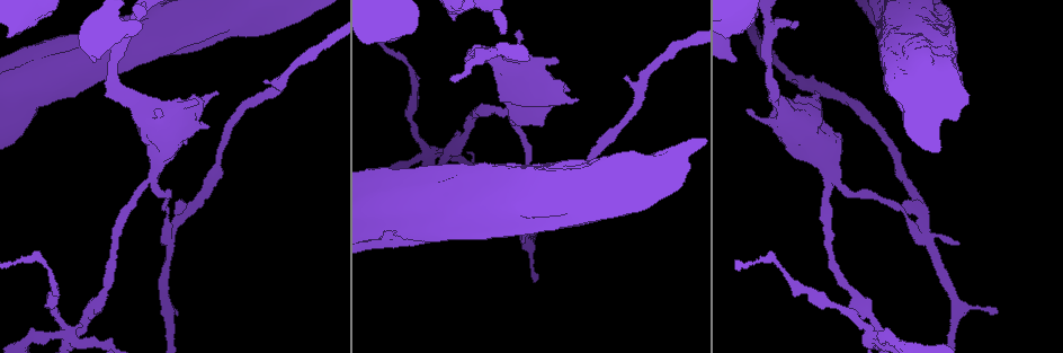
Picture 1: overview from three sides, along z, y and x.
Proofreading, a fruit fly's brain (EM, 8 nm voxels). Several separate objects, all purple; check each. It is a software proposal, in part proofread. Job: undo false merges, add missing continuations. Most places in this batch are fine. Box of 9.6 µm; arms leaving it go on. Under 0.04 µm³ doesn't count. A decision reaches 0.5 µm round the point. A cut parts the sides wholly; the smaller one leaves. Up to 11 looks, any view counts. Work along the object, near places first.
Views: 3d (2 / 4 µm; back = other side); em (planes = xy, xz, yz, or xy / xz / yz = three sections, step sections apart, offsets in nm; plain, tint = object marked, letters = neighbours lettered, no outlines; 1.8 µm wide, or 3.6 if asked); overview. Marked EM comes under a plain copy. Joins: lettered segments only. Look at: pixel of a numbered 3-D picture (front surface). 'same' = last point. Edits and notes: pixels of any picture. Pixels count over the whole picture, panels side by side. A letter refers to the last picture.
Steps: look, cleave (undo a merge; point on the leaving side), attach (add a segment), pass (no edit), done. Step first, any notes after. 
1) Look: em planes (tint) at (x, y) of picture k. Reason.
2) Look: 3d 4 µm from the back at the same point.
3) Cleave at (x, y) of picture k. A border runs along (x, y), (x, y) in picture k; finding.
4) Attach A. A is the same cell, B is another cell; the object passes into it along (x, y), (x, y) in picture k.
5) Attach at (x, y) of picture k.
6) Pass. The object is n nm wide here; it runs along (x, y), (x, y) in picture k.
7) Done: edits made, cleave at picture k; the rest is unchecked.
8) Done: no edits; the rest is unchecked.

Look: em xz step 16 (tint) at (874, 337) of picture 1.

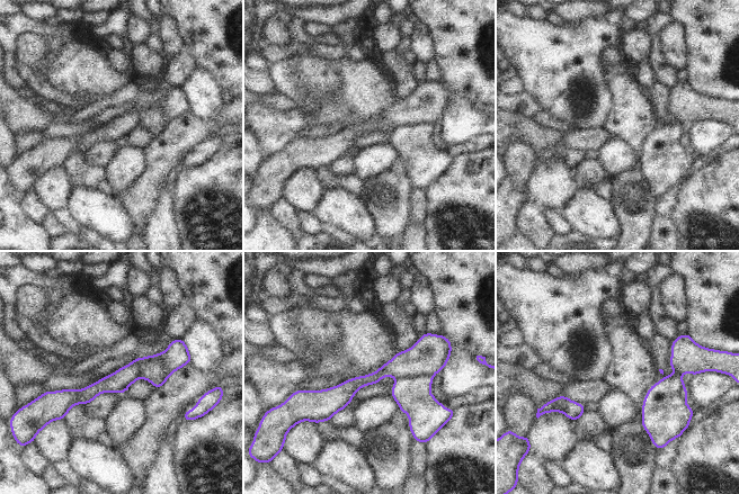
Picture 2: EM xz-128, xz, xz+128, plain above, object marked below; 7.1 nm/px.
Look: em xz step 16 (letters) at the same point.

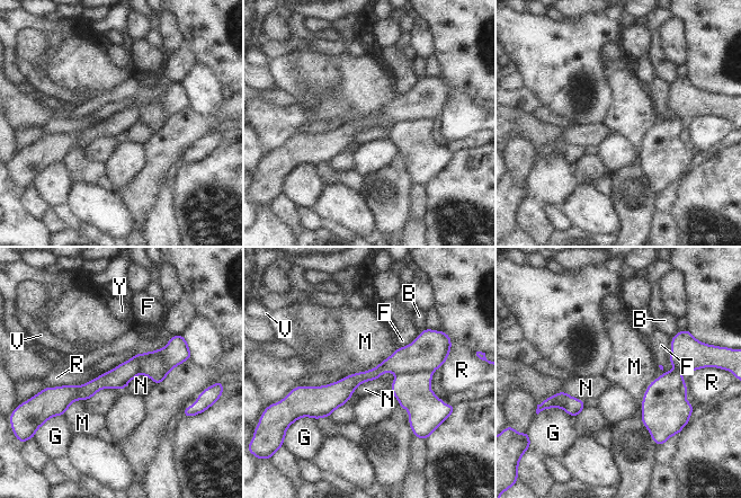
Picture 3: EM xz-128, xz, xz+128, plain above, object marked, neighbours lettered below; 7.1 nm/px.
Cleave at (429, 350) of picture 3. B, F, G, M, N, R, V and Y are other cells; a second neuron is stuck on.

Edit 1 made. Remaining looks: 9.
Look: overview.

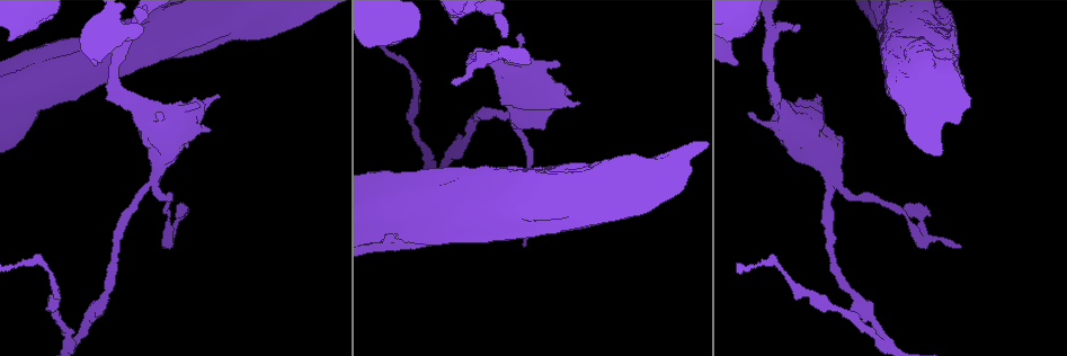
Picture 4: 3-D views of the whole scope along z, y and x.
Look: 3d 2 µm at (174, 228) of picture 4. Sharp bend.

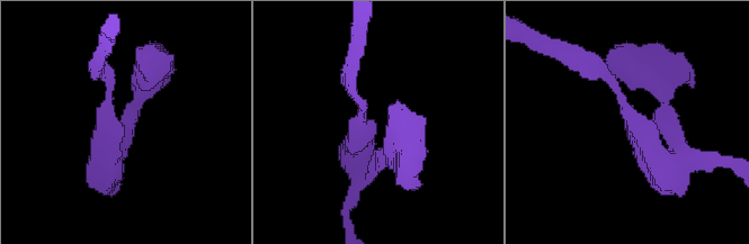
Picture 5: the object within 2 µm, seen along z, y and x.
Look: em planes (tint) at (375, 155) of picture 5.

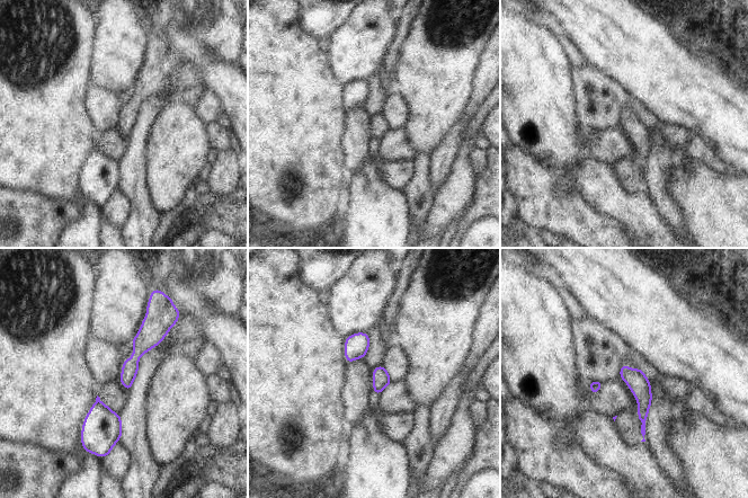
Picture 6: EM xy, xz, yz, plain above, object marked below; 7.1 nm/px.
Look: em planes (letters) at the same point.

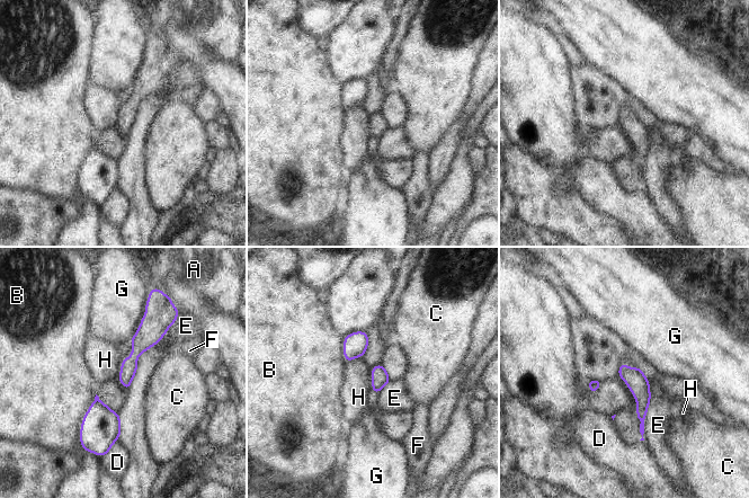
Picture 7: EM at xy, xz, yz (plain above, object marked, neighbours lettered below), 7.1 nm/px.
Pass. The object is 120 nm wide here; the longest contact is with E, 420 nm; A, B, C, D, E, F, G and H are other cells; one neuron here.

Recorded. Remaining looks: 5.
Look: 3d 4 µm at (219, 98) of picture 4. Stops while still wide.

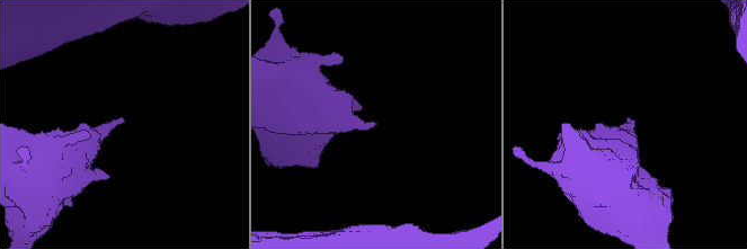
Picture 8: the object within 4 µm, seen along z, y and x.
Look: em planes (letters) at (121, 122) of picture 8. Shape alone is not enough.

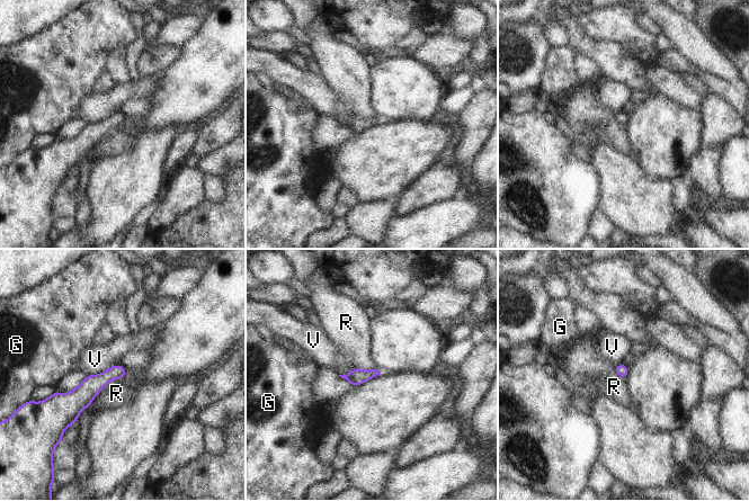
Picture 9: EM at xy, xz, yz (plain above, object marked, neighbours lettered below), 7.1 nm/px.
Pass. The longest contact is with R, 280 nm; G, R and V are other cells; a border runs along (121, 378), (110, 381), (91, 402) in picture 9; no lettered segment goes on from it.

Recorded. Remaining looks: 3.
Look: em yz step 4 (letters) at (795, 32) of picture 4. Branch stops here.

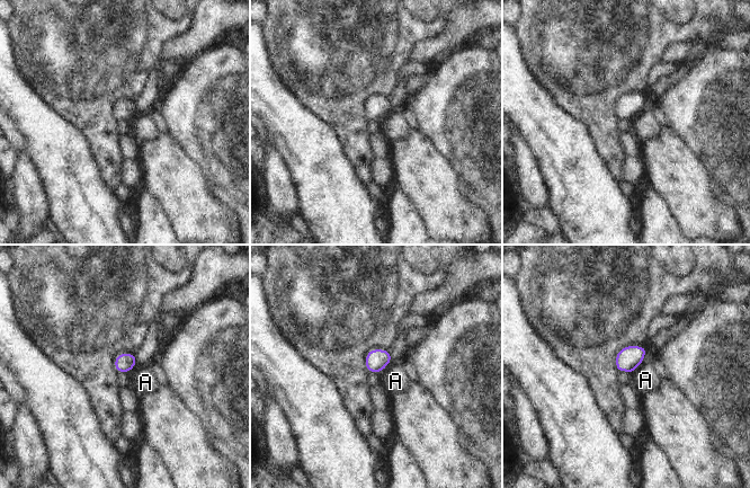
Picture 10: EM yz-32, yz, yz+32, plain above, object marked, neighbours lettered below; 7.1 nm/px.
Look: em planes (letters) at the same point. Cut it another way.

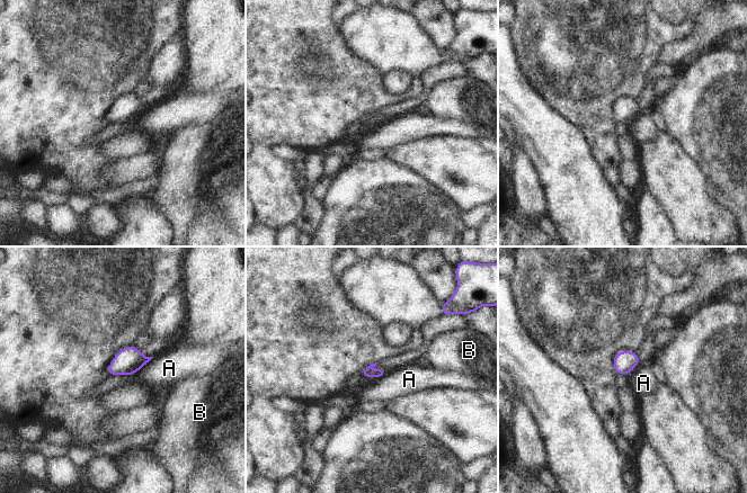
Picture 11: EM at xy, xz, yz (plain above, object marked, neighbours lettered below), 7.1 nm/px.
Pass. A and B are other cells; a border runs along (153, 357), (133, 373) in picture 11; none of them fits.

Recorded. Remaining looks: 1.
Done: edits made, cleave at picture 3; the rest is unchecked.

